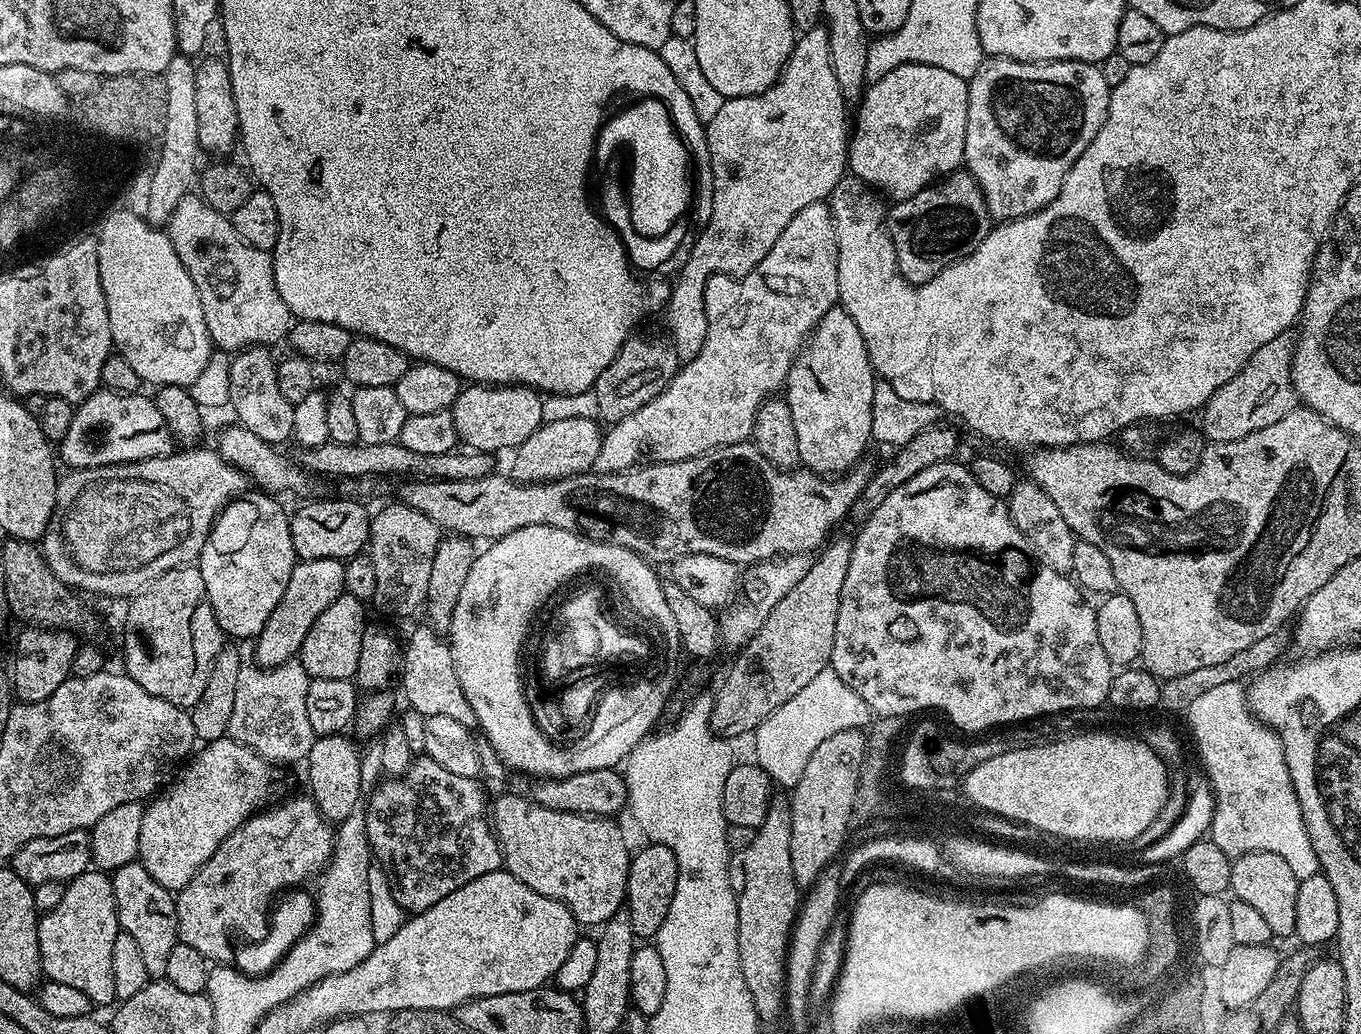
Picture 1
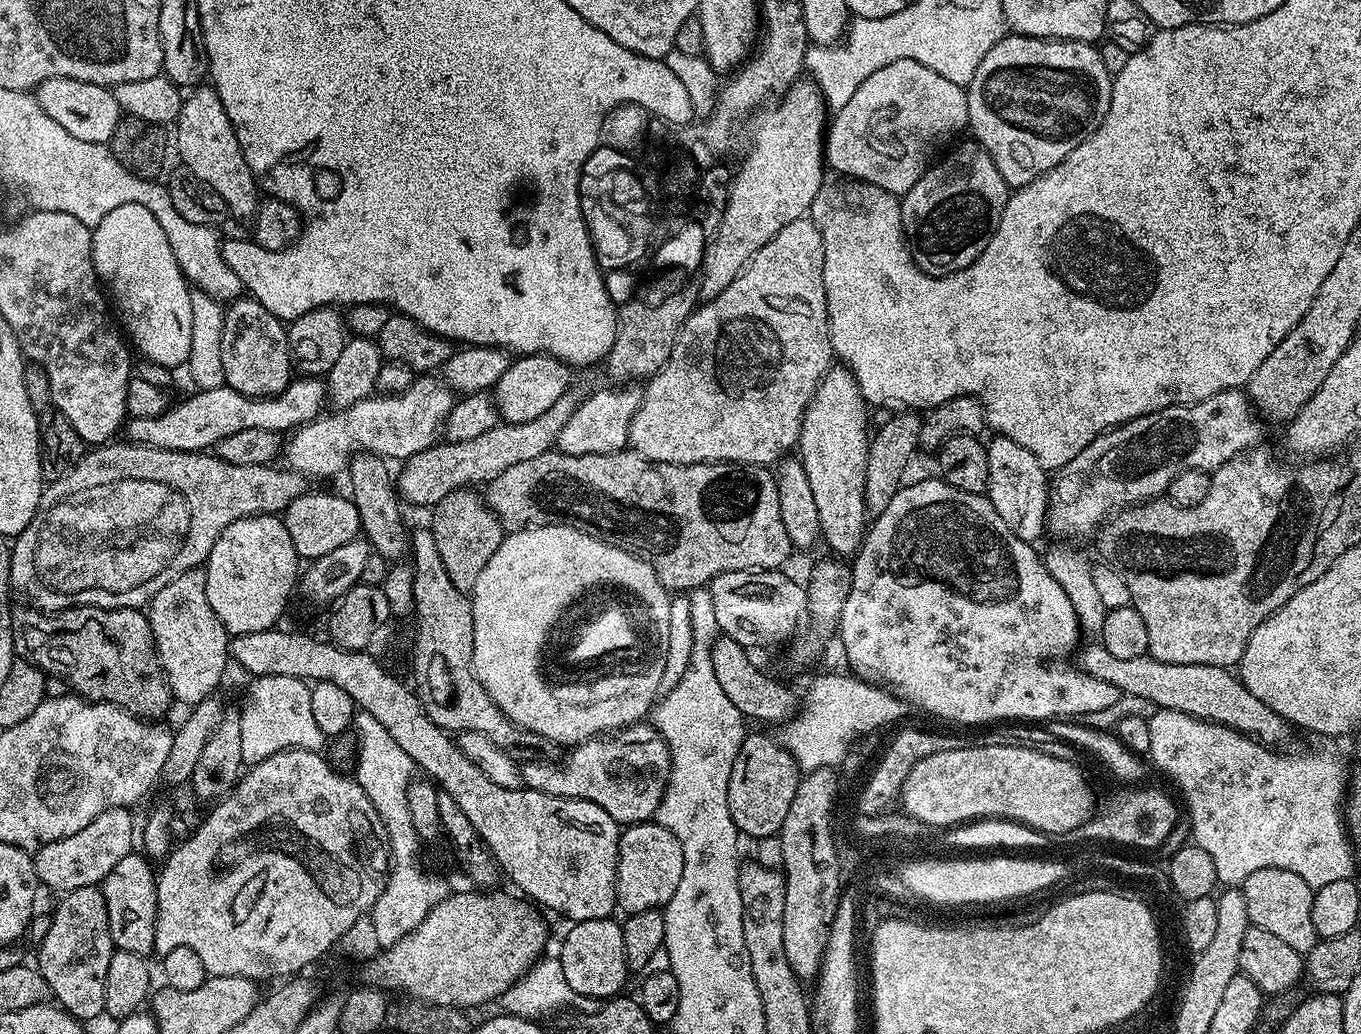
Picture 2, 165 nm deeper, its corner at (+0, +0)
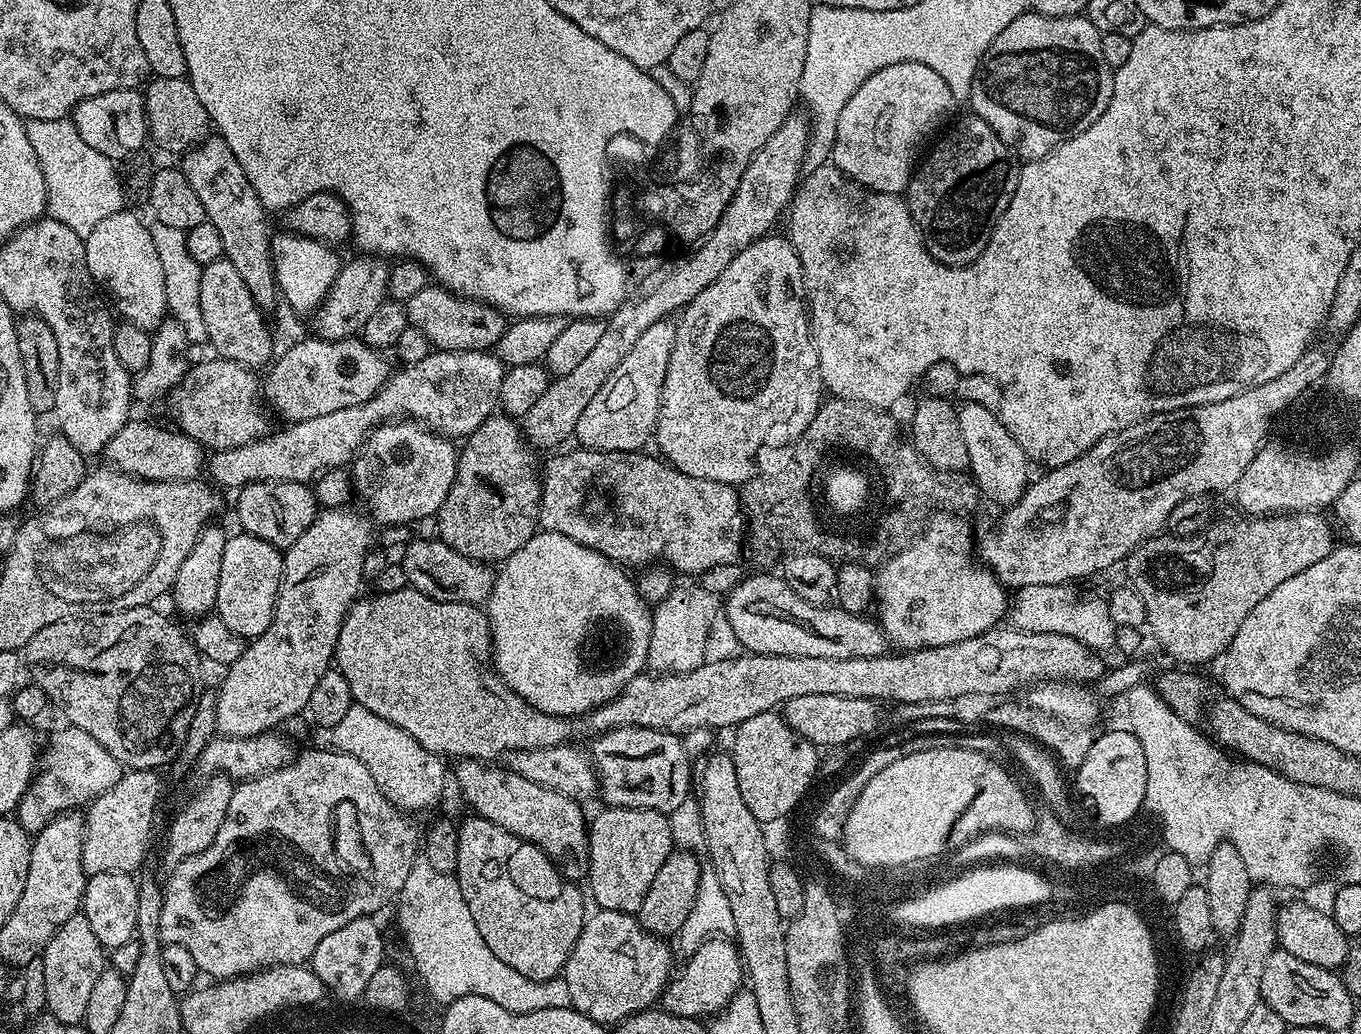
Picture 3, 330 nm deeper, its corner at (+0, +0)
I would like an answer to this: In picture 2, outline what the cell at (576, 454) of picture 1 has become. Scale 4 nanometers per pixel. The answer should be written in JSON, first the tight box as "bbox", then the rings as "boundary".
{"bbox":[556,386,644,454],"boundary":[[[636,386],[617,388],[620,388],[617,392],[612,388],[604,388],[593,396],[583,397],[578,410],[574,410],[570,416],[570,422],[562,426],[562,434],[558,434],[556,448],[559,451],[566,454],[610,454],[623,452],[629,447],[630,422],[644,401],[644,393]]]}

